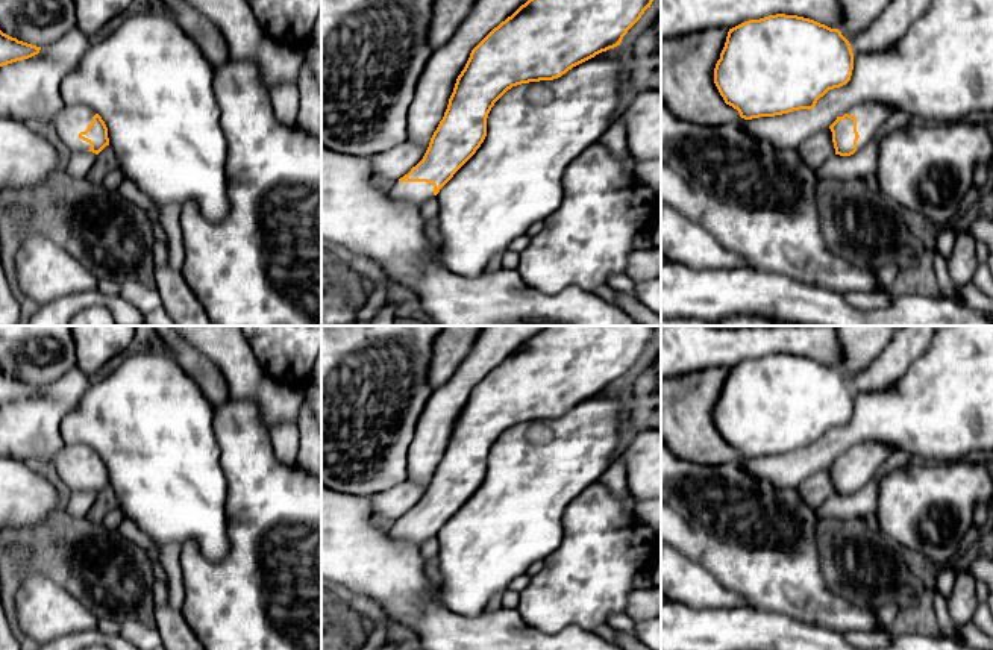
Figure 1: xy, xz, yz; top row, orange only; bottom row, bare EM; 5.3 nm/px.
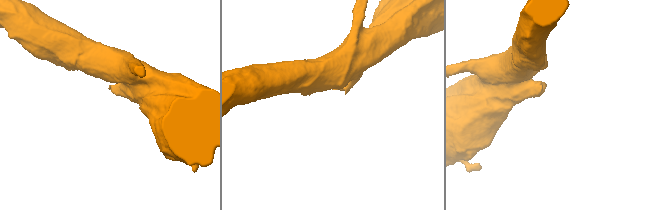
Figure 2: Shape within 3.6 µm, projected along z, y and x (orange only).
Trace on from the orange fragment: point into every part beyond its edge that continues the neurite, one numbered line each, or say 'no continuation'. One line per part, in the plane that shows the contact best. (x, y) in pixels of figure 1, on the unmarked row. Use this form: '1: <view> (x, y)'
1: yz (872, 455)

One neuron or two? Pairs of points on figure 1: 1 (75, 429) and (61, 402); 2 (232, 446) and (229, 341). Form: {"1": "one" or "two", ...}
{"1": "two", "2": "two"}

